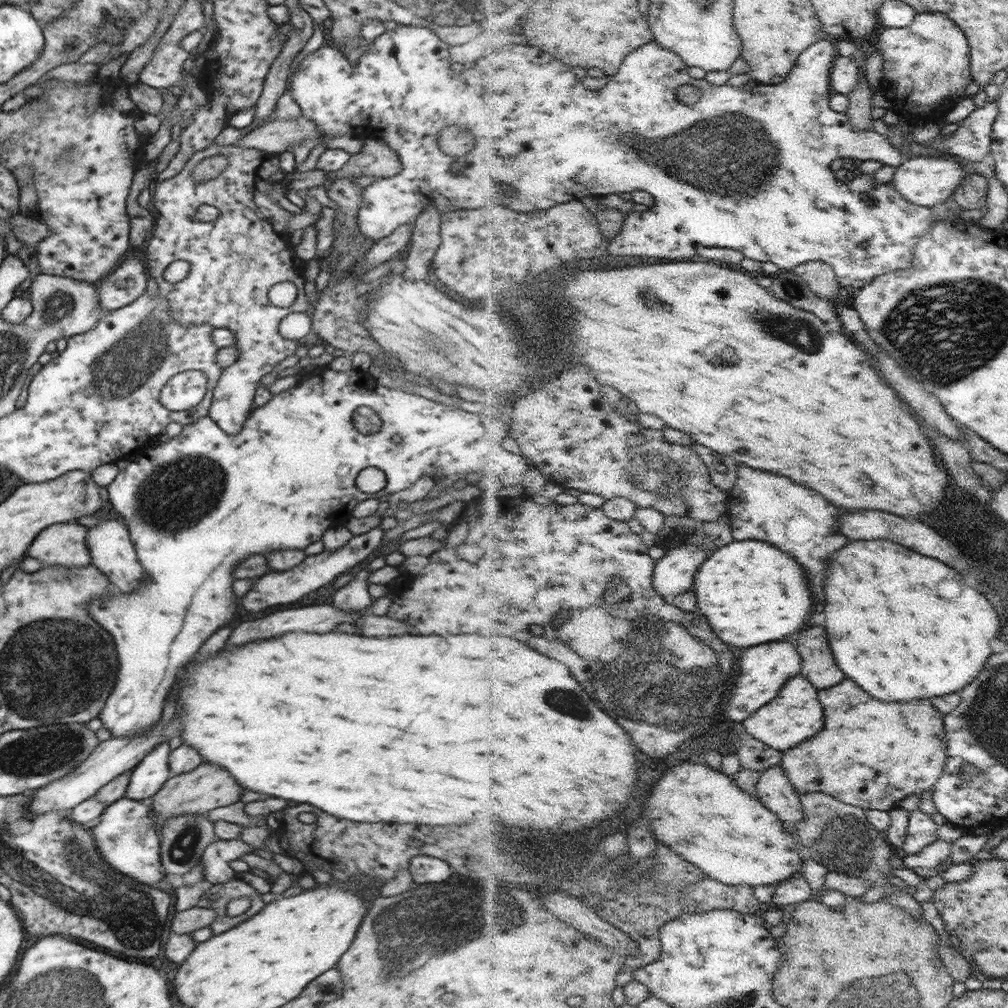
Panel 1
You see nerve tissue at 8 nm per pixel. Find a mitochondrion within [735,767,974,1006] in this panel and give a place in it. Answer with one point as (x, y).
(843, 838)

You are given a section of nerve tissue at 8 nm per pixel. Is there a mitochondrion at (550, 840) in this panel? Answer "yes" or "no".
yes

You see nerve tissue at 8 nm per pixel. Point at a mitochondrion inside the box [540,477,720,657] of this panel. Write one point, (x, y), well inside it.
(617, 582)

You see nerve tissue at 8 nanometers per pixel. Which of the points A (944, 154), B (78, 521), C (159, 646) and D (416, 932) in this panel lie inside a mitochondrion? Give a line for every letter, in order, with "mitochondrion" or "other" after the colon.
A: other
B: other
C: other
D: mitochondrion

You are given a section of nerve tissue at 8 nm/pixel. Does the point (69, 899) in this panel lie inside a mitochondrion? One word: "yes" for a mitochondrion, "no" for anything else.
yes

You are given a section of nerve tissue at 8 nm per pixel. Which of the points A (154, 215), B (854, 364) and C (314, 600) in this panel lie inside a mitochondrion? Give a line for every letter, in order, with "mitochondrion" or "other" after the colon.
A: other
B: other
C: other

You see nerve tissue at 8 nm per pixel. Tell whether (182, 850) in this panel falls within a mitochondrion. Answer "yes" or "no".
yes

